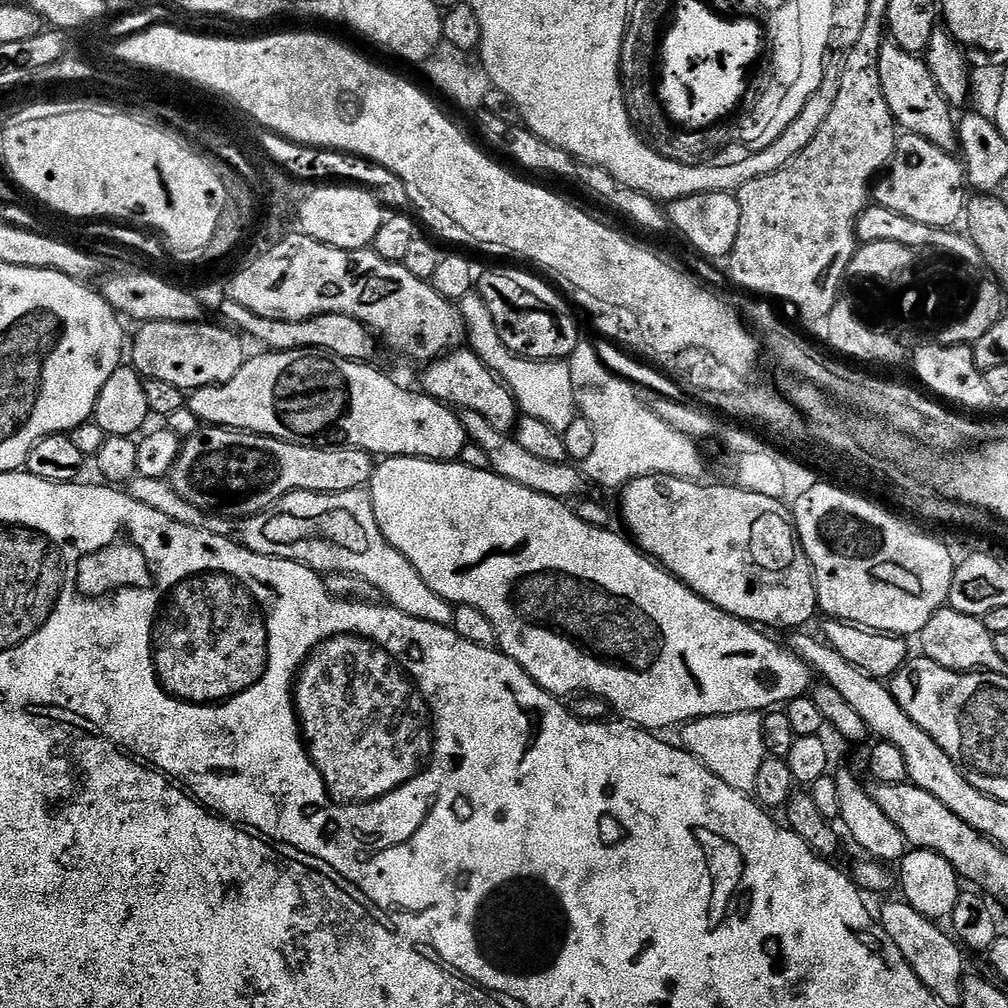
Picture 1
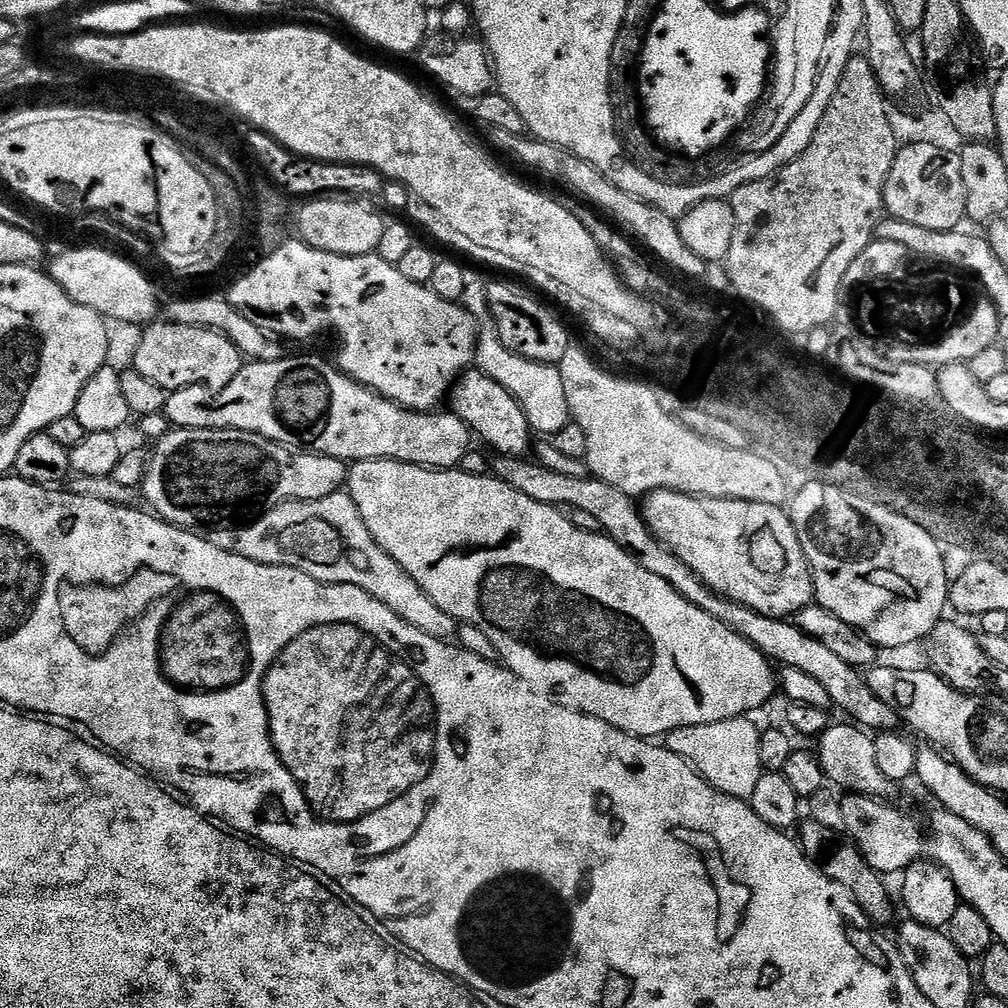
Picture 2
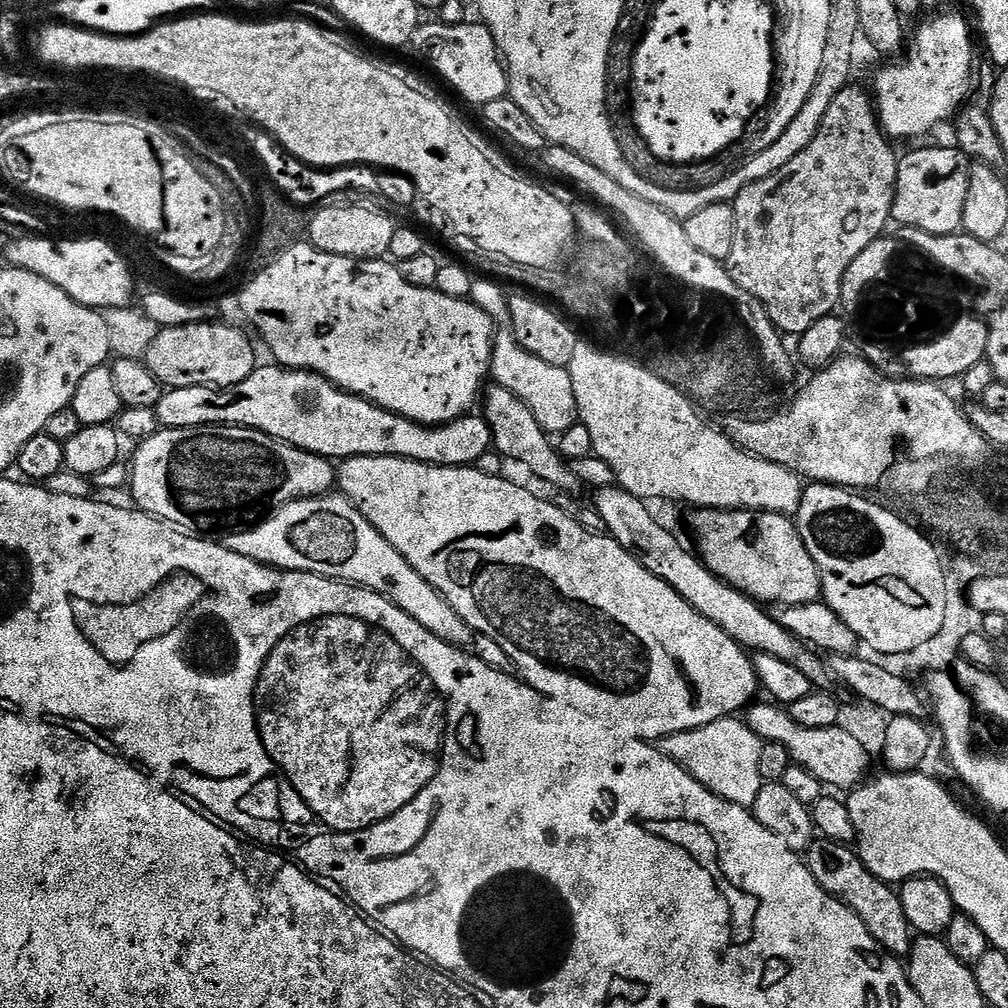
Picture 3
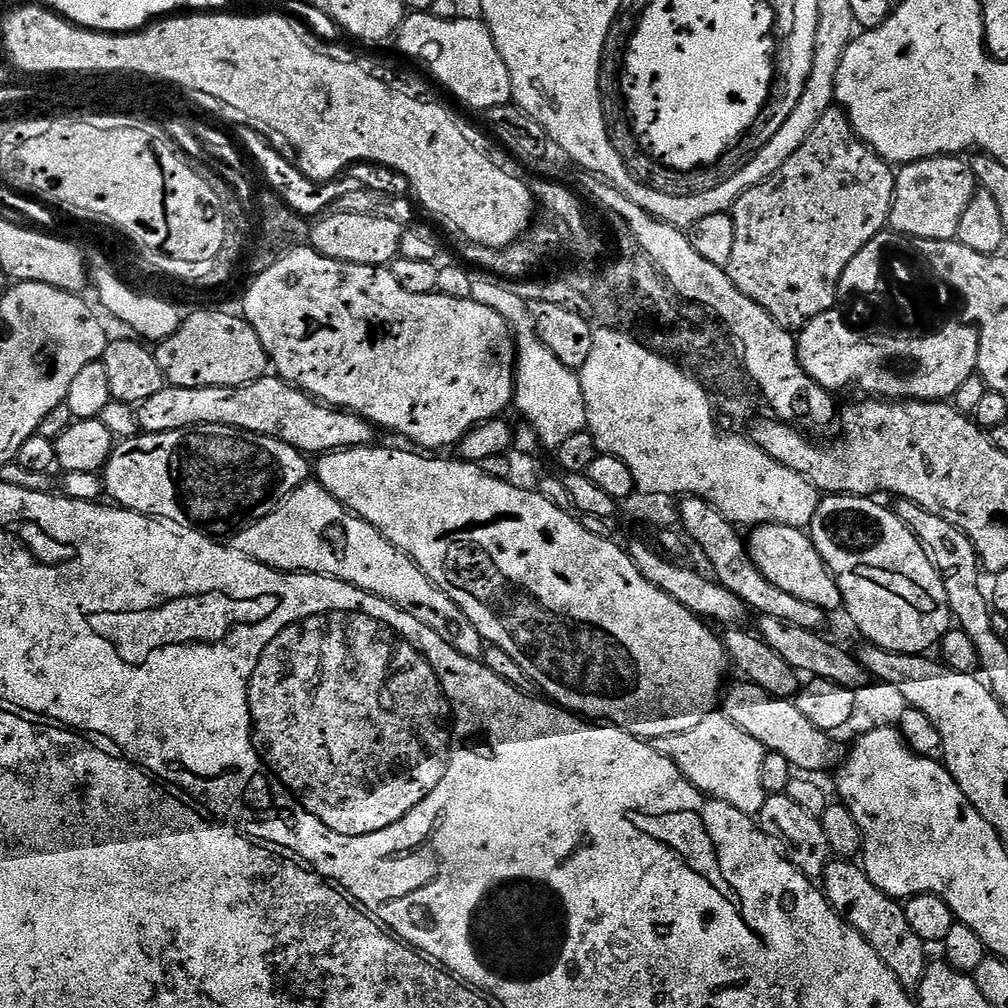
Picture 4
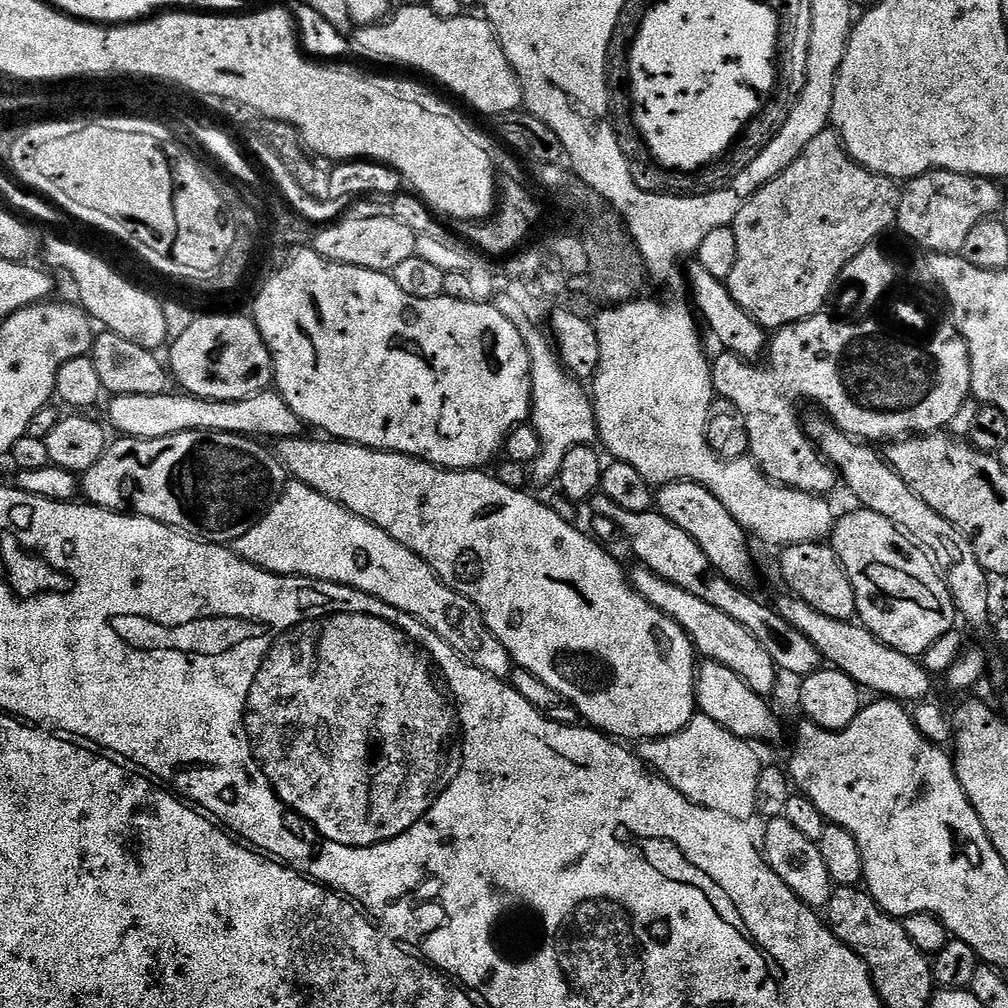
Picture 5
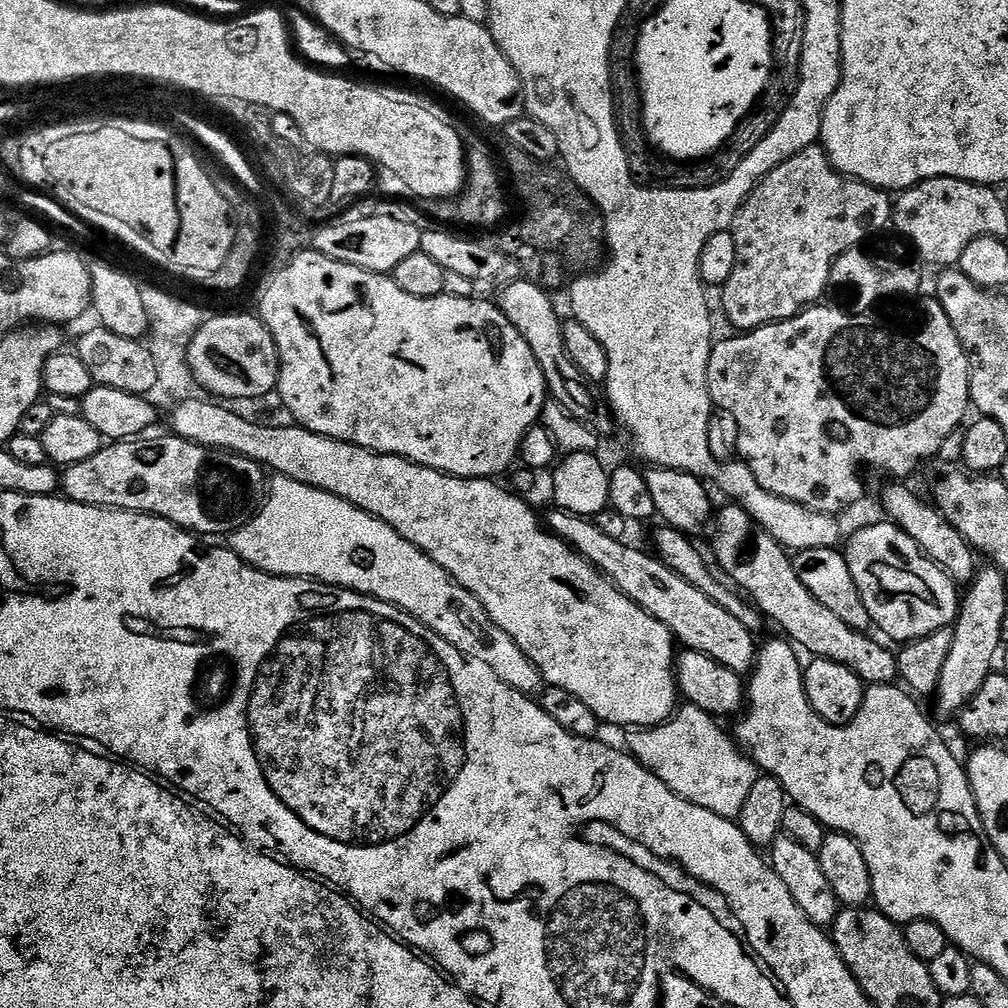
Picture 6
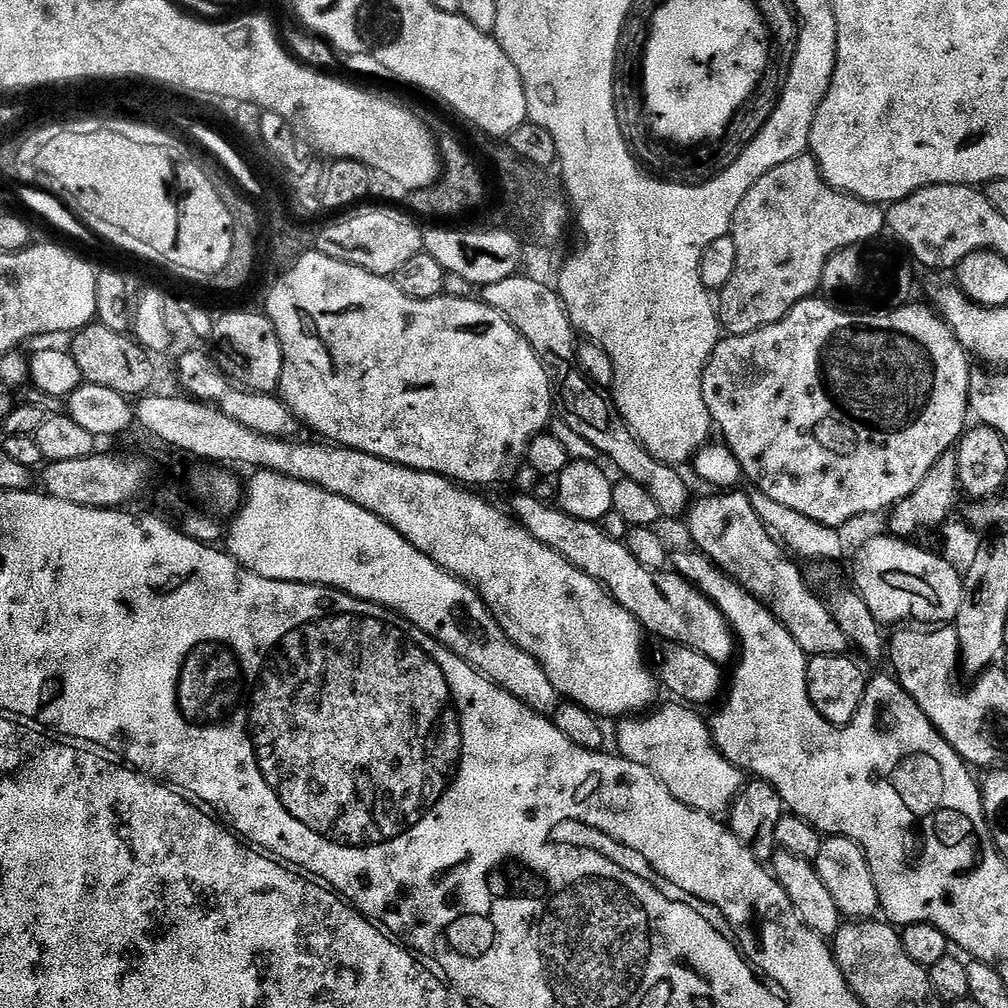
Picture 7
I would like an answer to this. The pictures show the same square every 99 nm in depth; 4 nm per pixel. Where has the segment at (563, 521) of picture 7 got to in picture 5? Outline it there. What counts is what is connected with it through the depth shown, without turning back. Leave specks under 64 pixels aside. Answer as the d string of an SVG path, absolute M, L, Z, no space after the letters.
M636 566L636 569L631 569L630 583L638 594L642 594L642 598L646 598L646 602L650 602L650 606L654 606L659 612L678 622L678 626L682 626L684 633L692 640L692 647L705 661L734 670L734 674L738 674L738 678L742 678L742 682L746 682L750 690L762 697L771 697L771 692L776 688L778 669L770 654L766 654L762 642L758 642L758 638L754 638L750 630L734 622L734 618L726 618L726 614L710 606L710 602L702 602L702 598L686 594L682 586L666 582L646 567Z

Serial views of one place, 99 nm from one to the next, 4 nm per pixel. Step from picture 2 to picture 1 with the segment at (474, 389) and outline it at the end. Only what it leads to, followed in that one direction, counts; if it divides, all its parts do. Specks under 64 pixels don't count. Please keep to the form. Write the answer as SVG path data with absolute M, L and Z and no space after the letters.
M457 346L450 352L425 363L423 387L435 395L442 404L456 410L467 410L482 414L490 426L499 432L511 433L517 426L518 409L512 391L503 384L500 377L492 372L478 354L474 354L467 346Z

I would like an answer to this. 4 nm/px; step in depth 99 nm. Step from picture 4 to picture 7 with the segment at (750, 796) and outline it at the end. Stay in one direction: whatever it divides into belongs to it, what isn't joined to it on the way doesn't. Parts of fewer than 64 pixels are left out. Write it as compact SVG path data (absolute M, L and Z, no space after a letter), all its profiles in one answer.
M683 702L671 703L662 705L657 712L621 719L616 728L619 755L630 762L638 762L638 766L646 766L646 770L650 770L650 774L654 774L654 778L658 778L678 802L700 812L723 813L744 787L745 773L717 751L709 725L705 717L703 720L696 713L699 711L695 707Z

